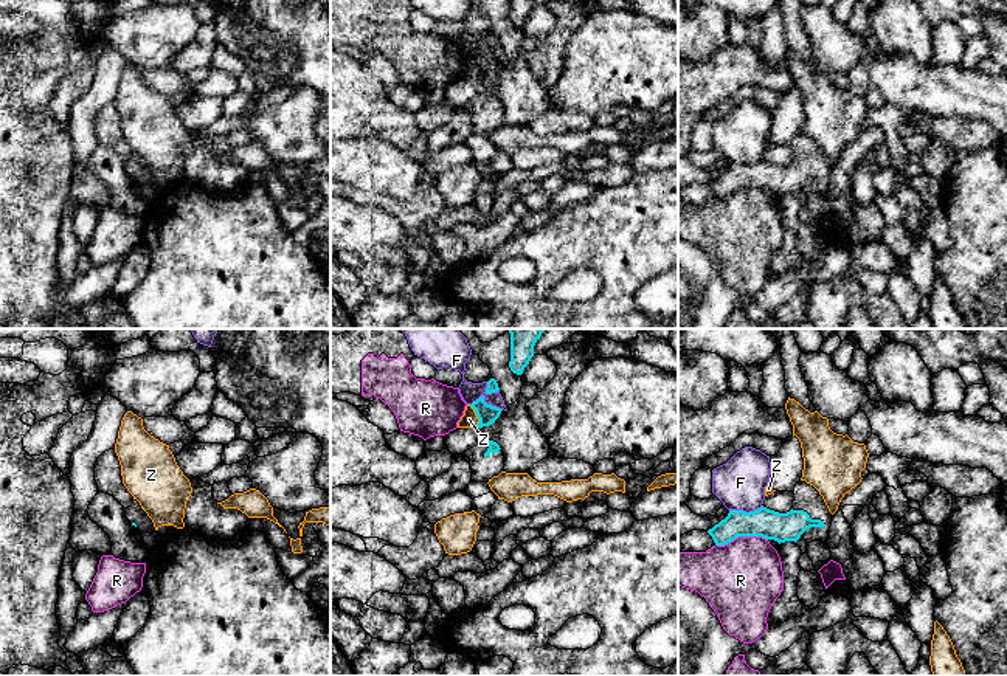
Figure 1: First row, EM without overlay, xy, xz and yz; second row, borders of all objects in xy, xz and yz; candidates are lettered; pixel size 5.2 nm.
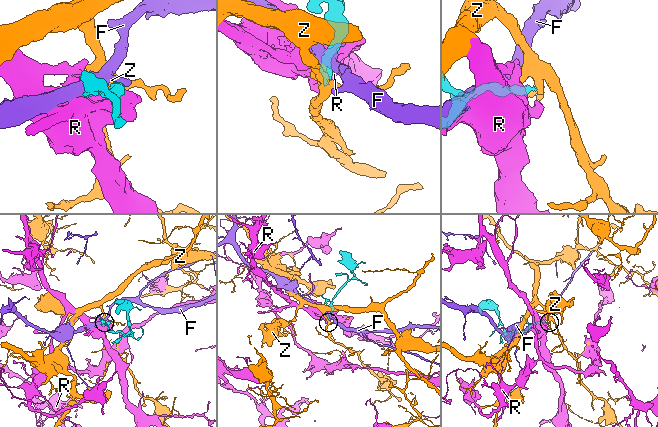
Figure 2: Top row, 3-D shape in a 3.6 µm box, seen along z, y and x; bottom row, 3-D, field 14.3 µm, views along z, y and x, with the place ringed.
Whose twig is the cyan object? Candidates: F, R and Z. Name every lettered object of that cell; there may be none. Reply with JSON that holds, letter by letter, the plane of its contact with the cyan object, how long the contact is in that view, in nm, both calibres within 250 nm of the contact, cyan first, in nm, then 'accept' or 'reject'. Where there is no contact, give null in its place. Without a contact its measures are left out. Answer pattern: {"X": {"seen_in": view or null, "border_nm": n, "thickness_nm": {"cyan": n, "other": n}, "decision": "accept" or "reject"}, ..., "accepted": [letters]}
{"F": {"seen_in": "xz", "border_nm": 170, "thickness_nm": {"cyan": 100, "other": 100}, "decision": "reject"}, "R": {"seen_in": "yz", "border_nm": 280, "thickness_nm": {"cyan": 150, "other": 400}, "decision": "reject"}, "Z": {"seen_in": "xz", "border_nm": 120, "thickness_nm": {"cyan": 100, "other": 80}, "decision": "reject"}, "accepted": []}

